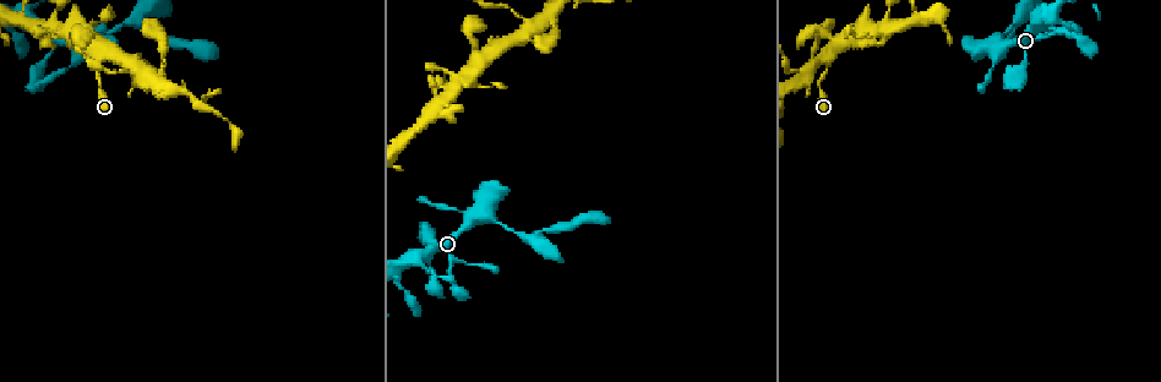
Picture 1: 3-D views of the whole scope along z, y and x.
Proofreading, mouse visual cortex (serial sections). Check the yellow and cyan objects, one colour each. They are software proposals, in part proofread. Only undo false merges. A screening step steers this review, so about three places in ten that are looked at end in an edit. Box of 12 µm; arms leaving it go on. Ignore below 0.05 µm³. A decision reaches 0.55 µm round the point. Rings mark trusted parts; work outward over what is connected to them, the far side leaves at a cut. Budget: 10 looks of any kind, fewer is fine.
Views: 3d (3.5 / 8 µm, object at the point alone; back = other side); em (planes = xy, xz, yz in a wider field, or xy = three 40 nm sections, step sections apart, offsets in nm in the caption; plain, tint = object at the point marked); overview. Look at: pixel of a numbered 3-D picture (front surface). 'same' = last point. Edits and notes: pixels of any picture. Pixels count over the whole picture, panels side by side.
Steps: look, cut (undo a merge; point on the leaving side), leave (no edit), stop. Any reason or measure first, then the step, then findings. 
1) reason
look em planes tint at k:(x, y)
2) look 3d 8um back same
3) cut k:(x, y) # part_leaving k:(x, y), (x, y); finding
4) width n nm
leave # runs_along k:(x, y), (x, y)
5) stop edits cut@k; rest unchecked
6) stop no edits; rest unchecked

four-way junction
look 3d 3.5um at 1:(474, 220)

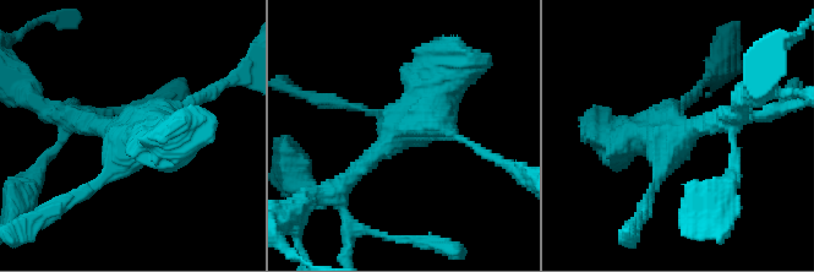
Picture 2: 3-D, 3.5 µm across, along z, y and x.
arms 4; arm_widths 100, 100, 250, 500 nm; need the tissue
look em xy step 5 tint at 2:(674, 137)

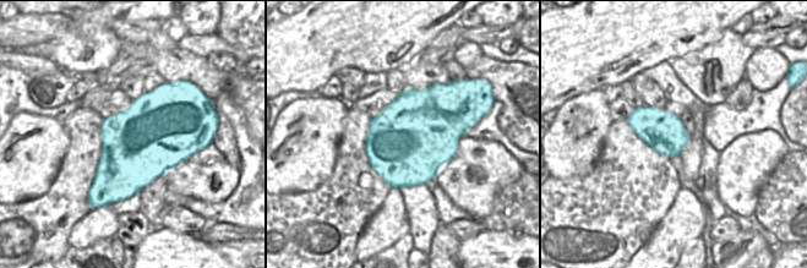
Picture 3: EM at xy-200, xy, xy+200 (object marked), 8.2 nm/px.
leave # runs_along 2:(83, 120), (140, 139), (208, 93); continuous, no second cell

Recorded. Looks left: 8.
abrupt turn
look 3d 3.5um at 1:(489, 49)

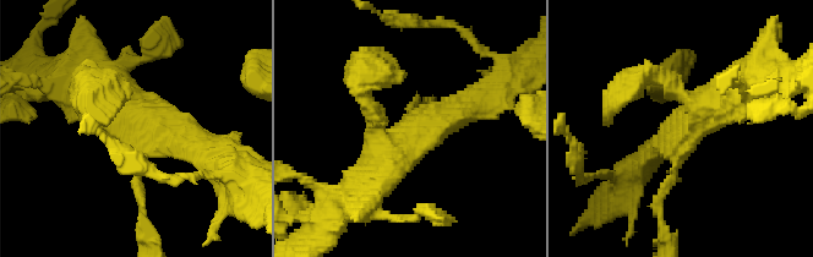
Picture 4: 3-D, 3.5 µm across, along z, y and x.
arms 3; arm_widths 100, 300, 500 nm; need the tissue
look em xy step 2 plain at 4:(132, 145)

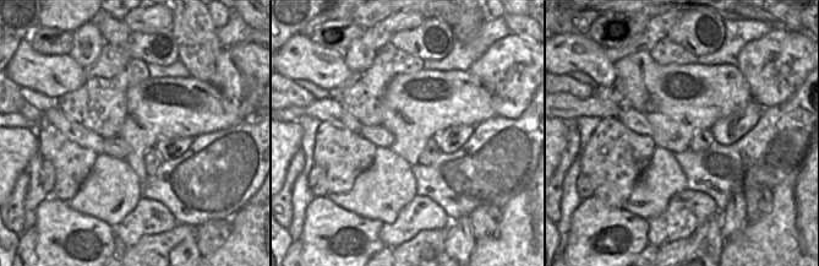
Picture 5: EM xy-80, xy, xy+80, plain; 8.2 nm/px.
with the object marked
look em xy step 2 tint same

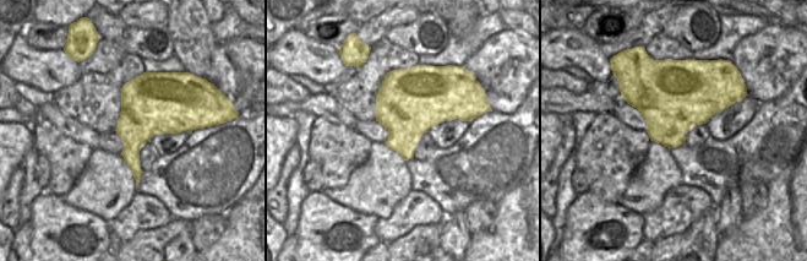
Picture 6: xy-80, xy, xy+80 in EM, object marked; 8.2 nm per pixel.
leave # all the same cell

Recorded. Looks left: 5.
sharp bend
look 3d 3.5um at 1:(799, 74)

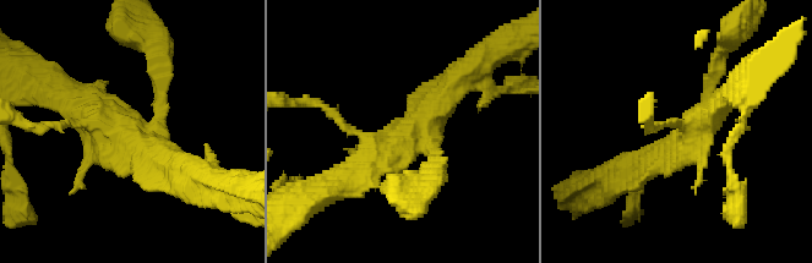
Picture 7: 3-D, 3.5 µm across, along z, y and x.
look em xy step 5 tint at 7:(403, 139)

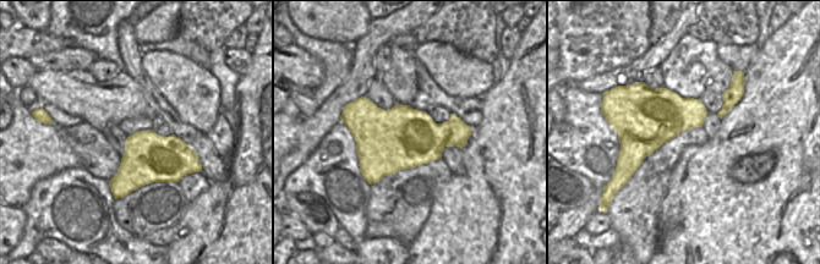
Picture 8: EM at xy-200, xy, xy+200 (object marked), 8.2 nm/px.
look em planes tint same

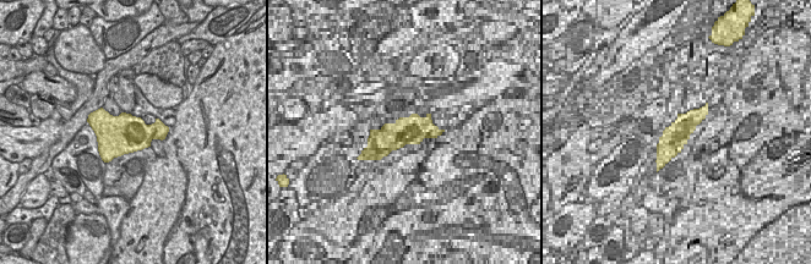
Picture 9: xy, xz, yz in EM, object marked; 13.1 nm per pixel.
leave # runs_along 7:(342, 177), (424, 119), (454, 83); one cell here

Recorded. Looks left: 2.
branch point
look 3d 3.5um at 1:(531, 238)

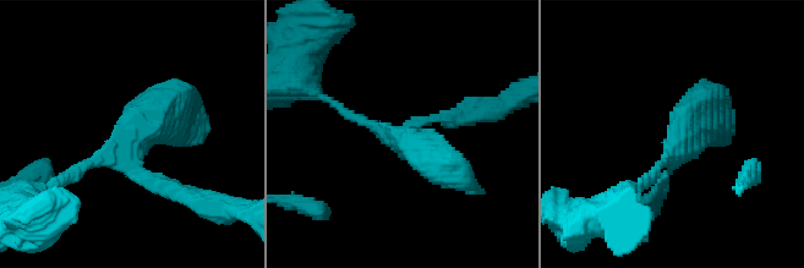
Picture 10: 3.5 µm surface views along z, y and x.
arms 3; arm_widths 150, 150, 500 nm
look em xy step 5 tint at 10:(678, 157)

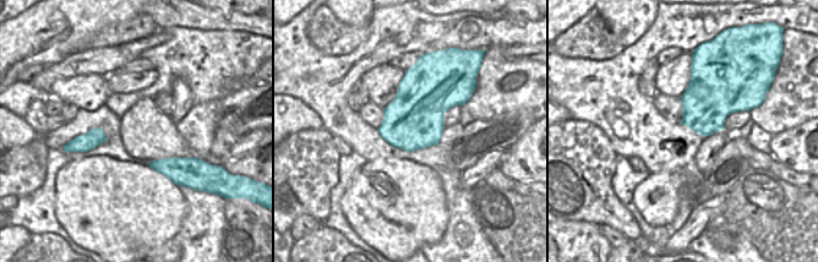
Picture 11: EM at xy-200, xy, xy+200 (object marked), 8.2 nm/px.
cut 10:(181, 190) # part_leaving 10:(143, 175), (200, 204), (244, 212); two cells meet here

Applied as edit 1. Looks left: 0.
stop edits cut@10; rest unchecked

